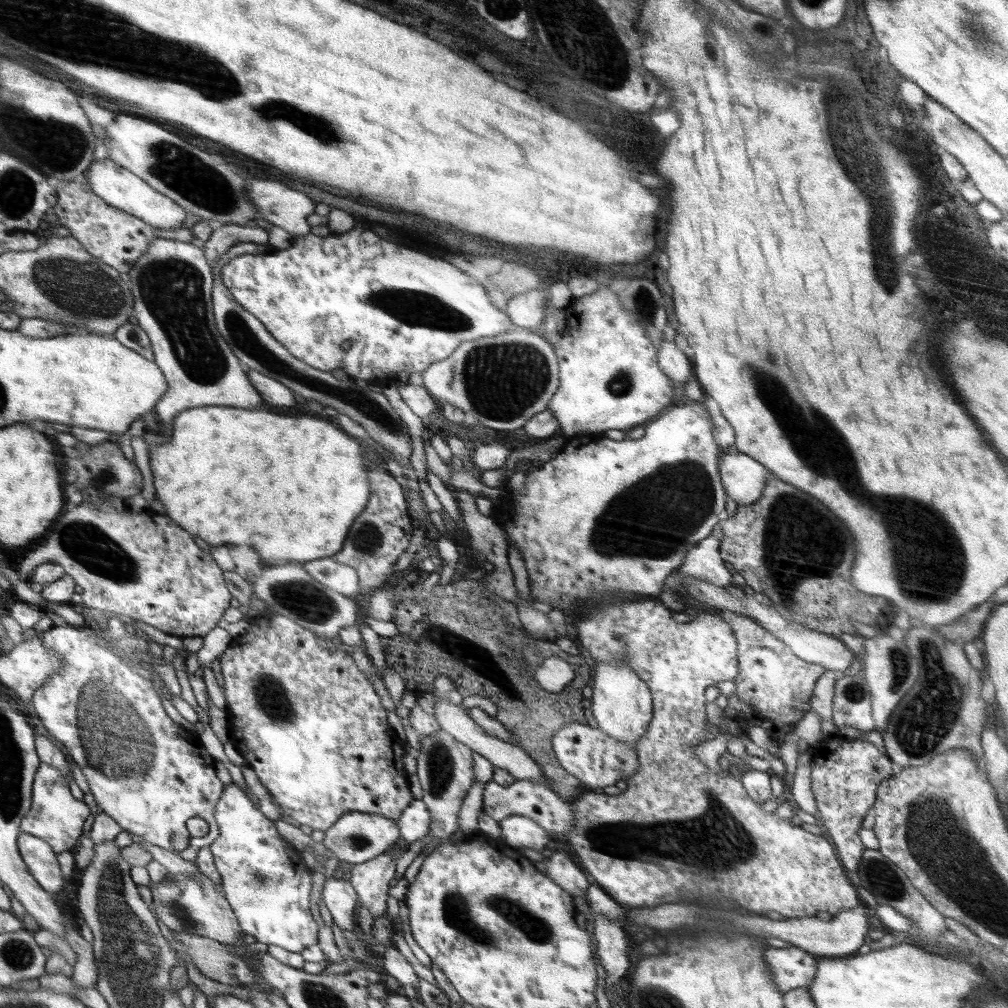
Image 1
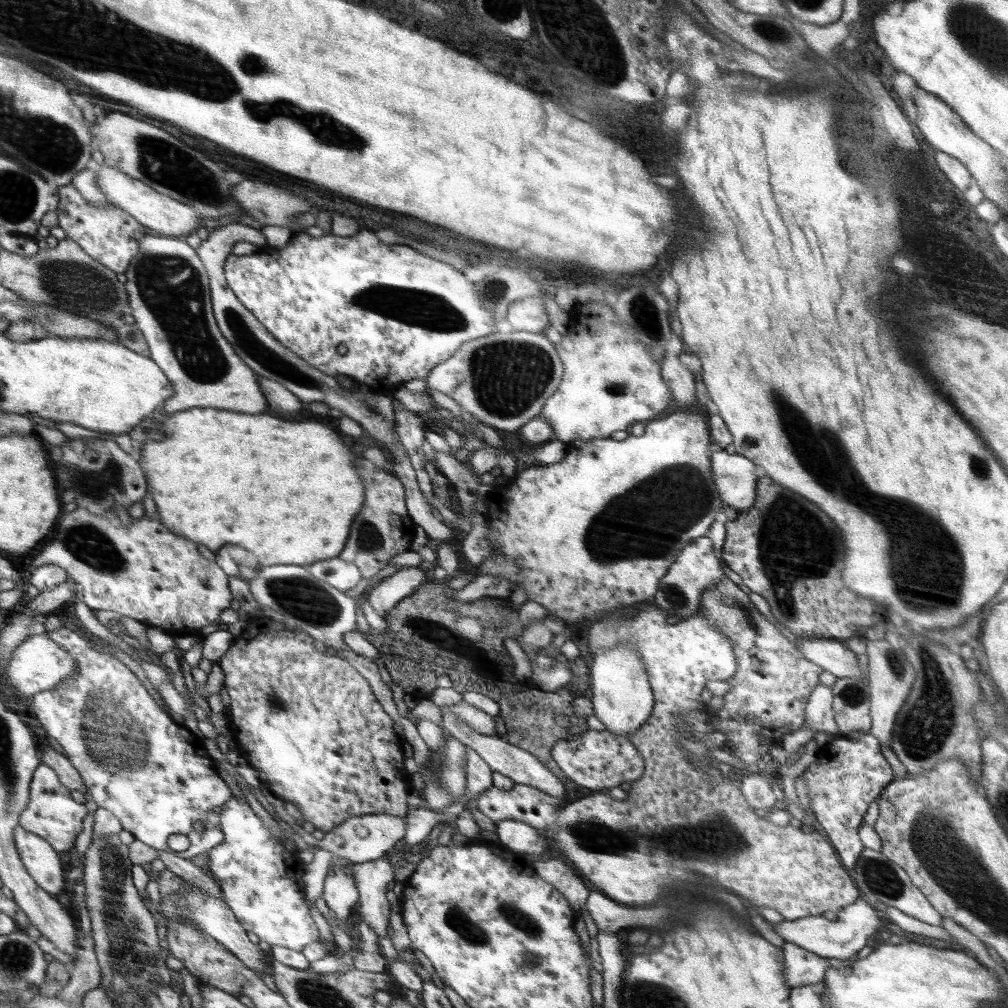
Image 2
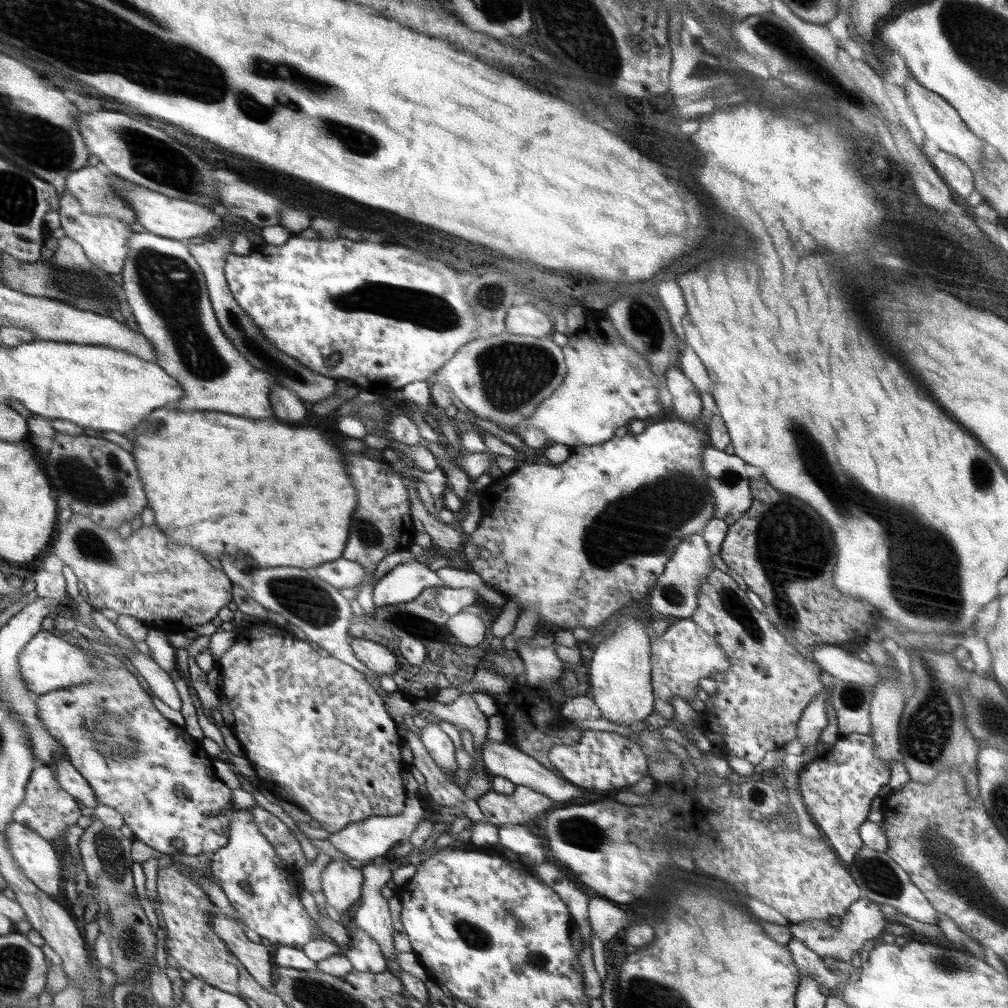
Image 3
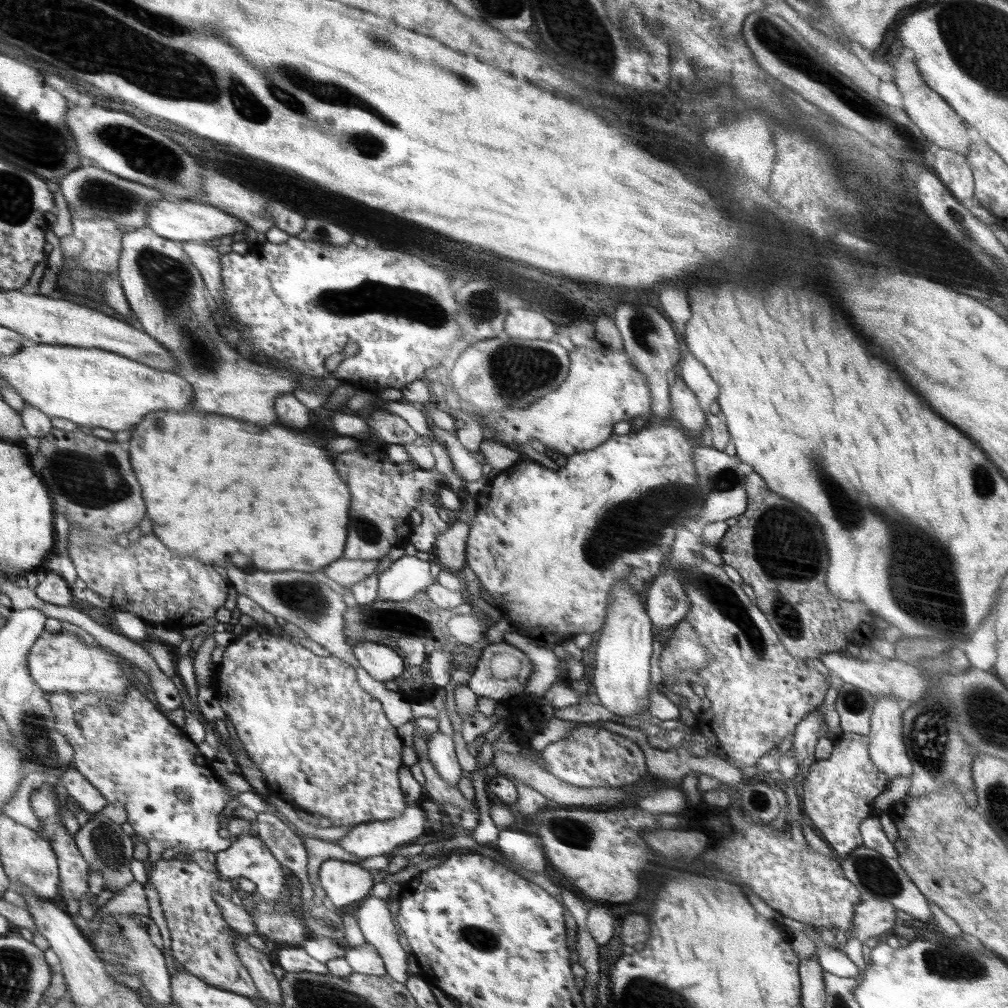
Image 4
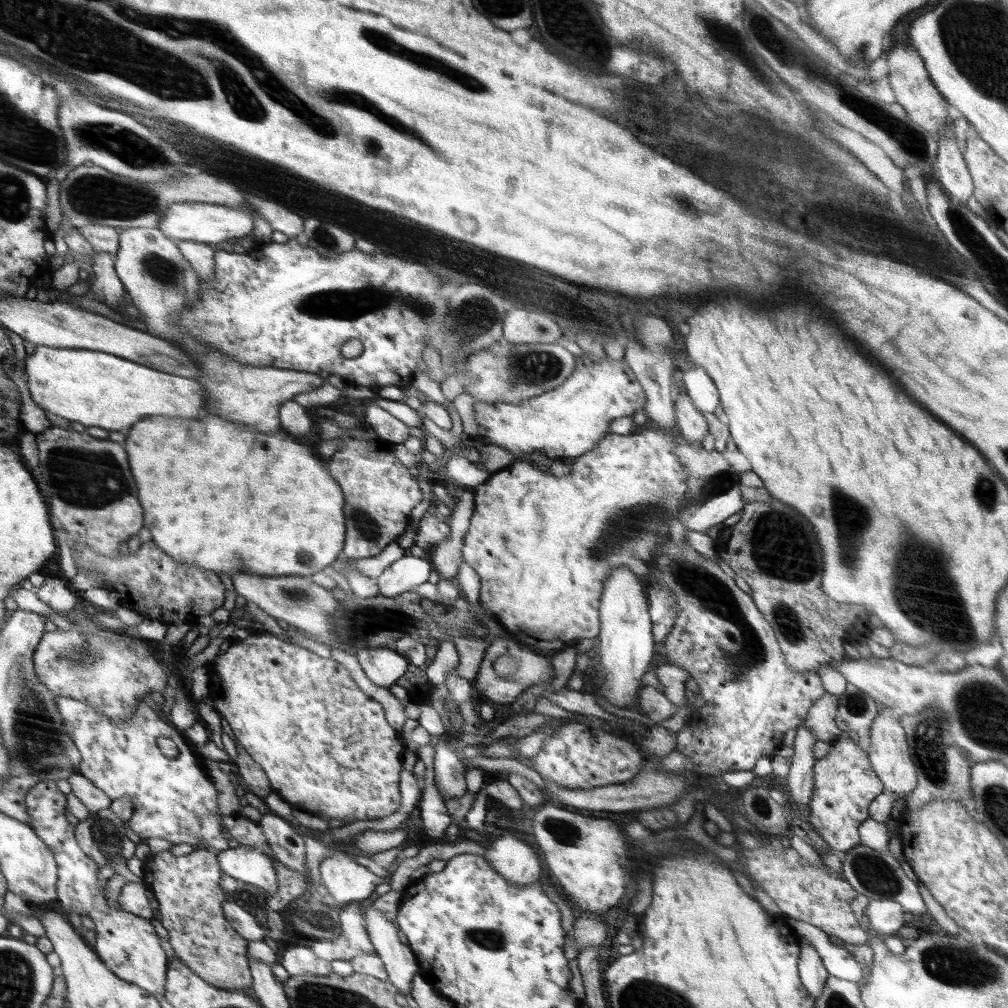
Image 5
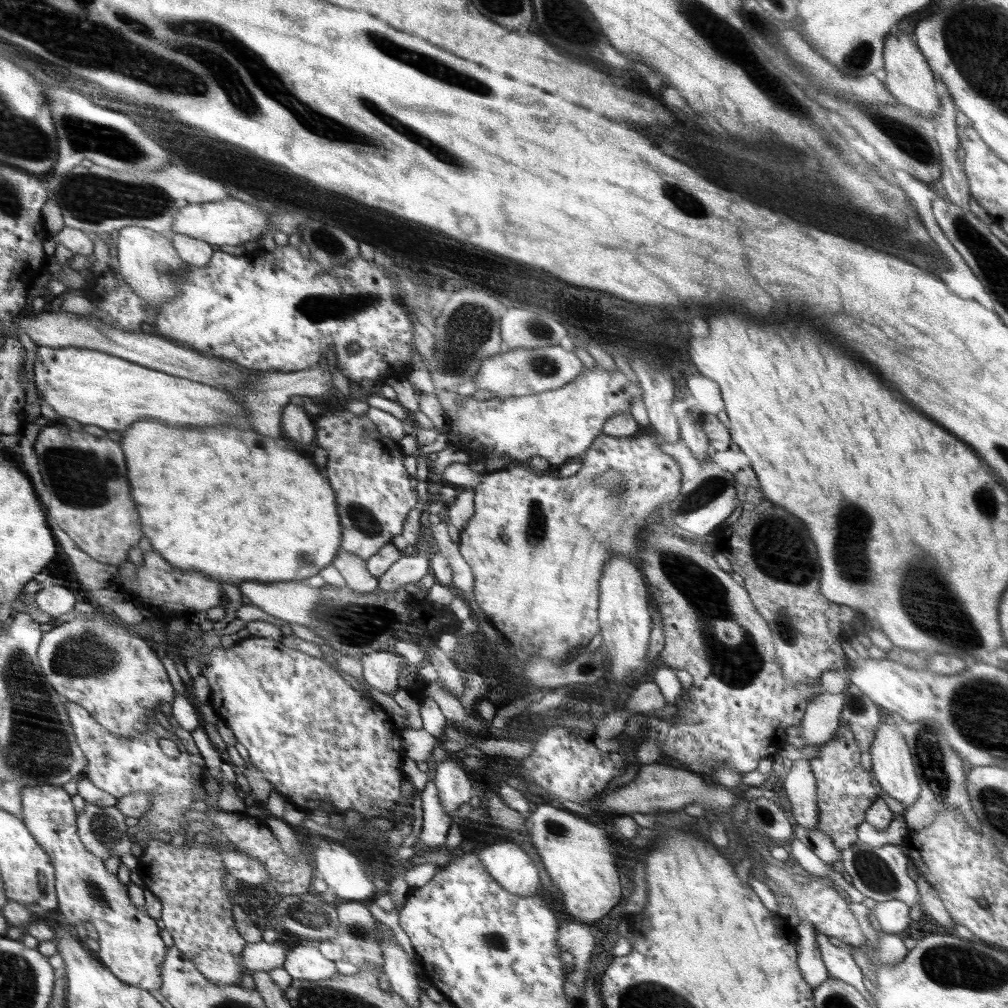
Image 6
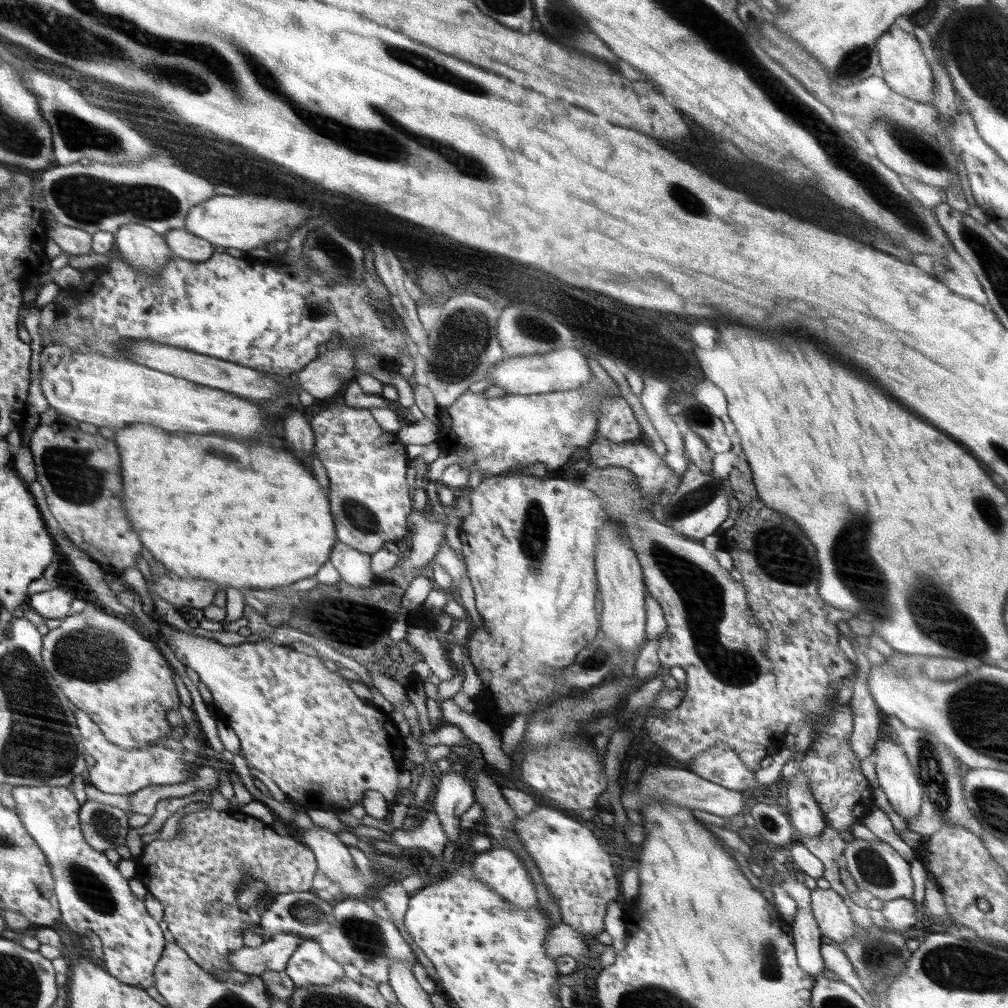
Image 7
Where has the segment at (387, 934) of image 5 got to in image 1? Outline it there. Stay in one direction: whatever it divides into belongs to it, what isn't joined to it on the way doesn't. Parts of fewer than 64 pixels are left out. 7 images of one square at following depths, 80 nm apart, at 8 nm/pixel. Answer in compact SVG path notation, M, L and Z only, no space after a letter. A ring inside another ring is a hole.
M400 836L400 839L394 845L388 846L388 850L380 856L363 864L351 865L347 873L361 906L365 906L374 918L379 918L386 912L388 888L391 888L390 880L394 878L396 868L396 862L390 856L395 845L402 848L400 852L404 852L408 842Z

